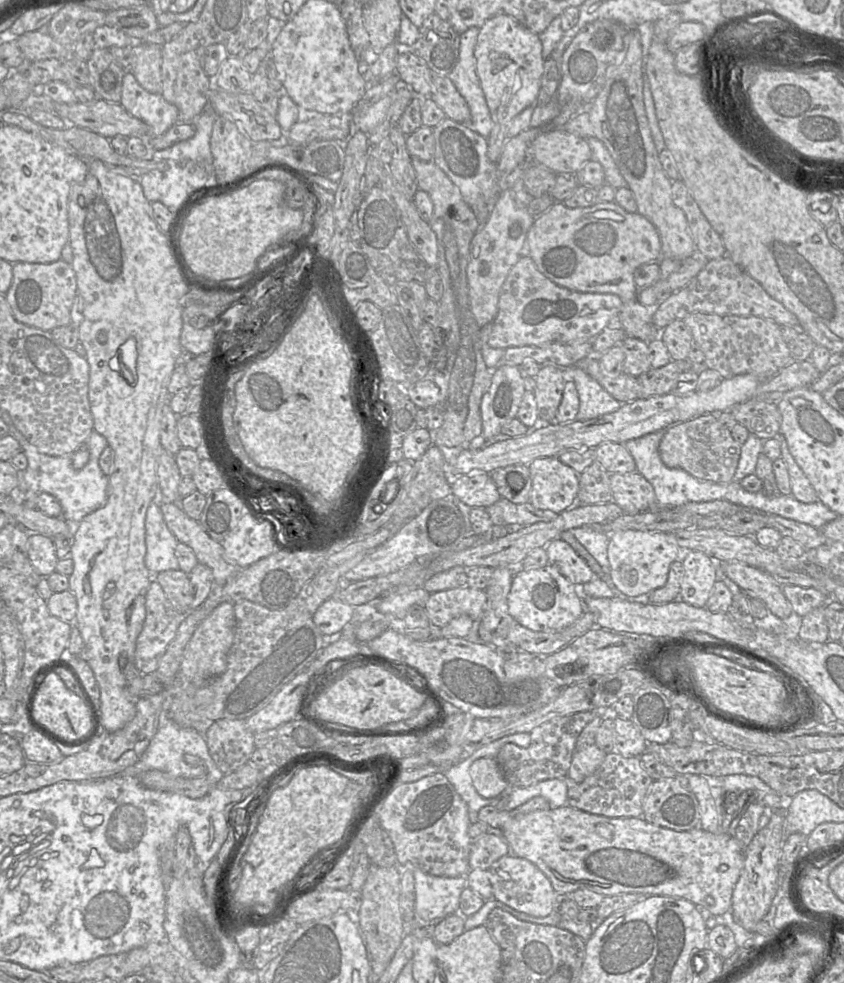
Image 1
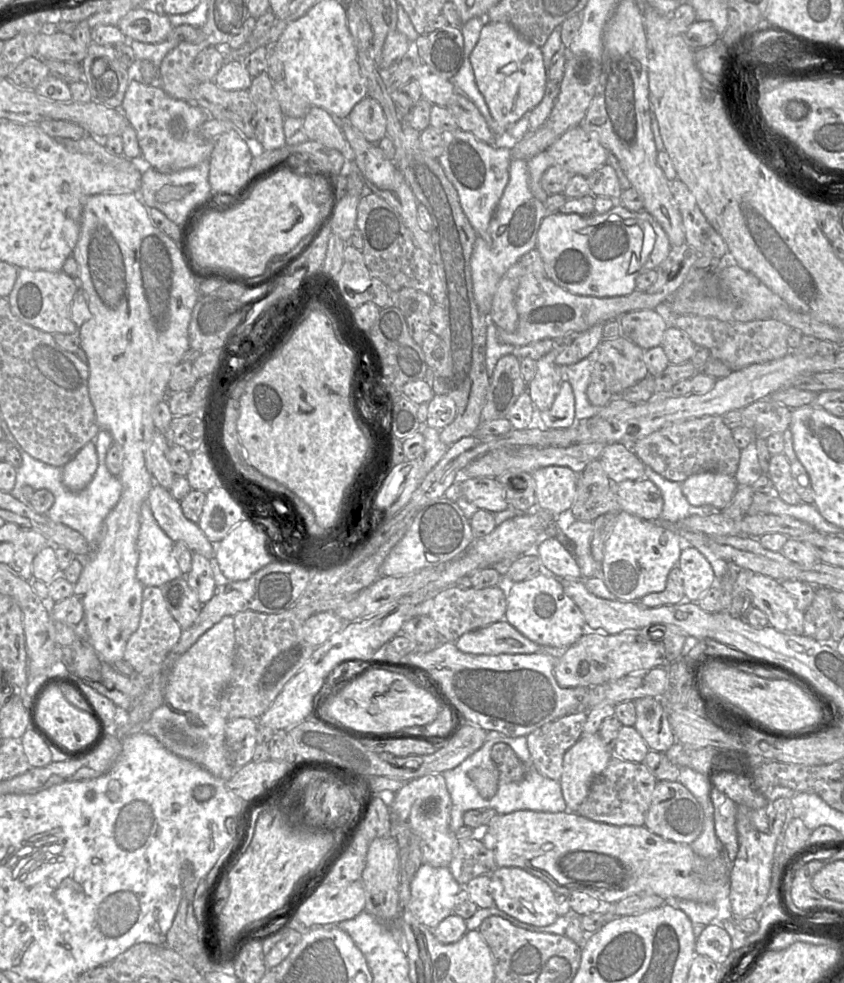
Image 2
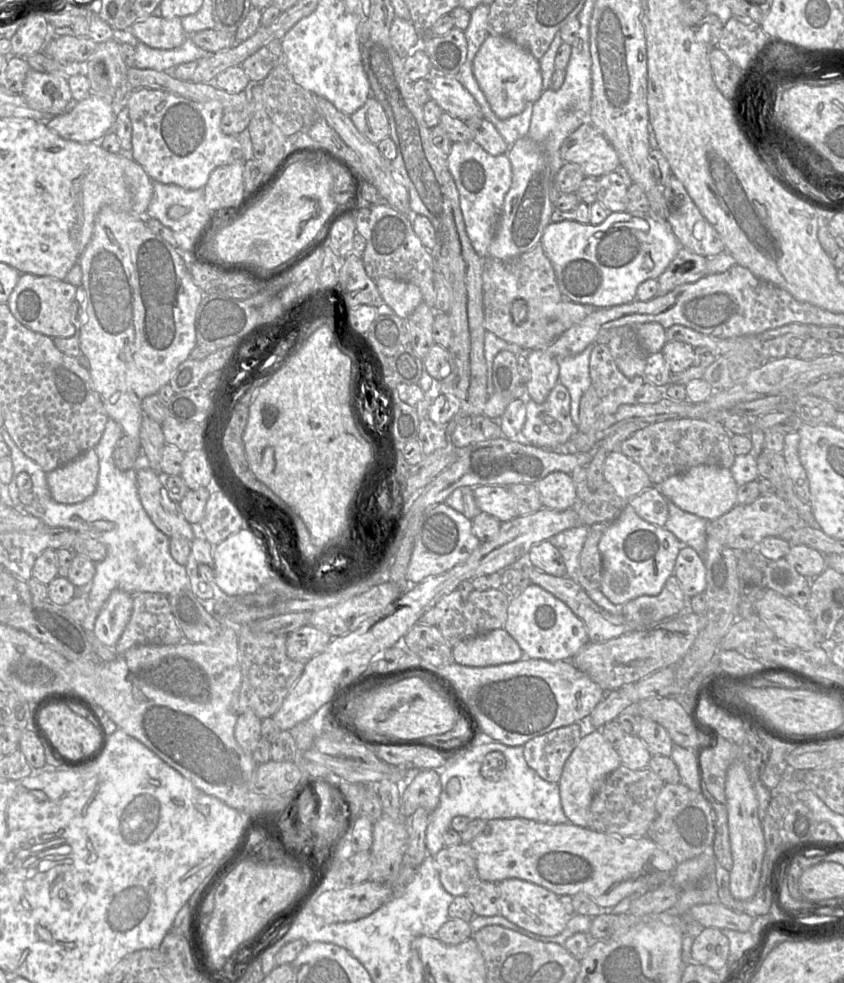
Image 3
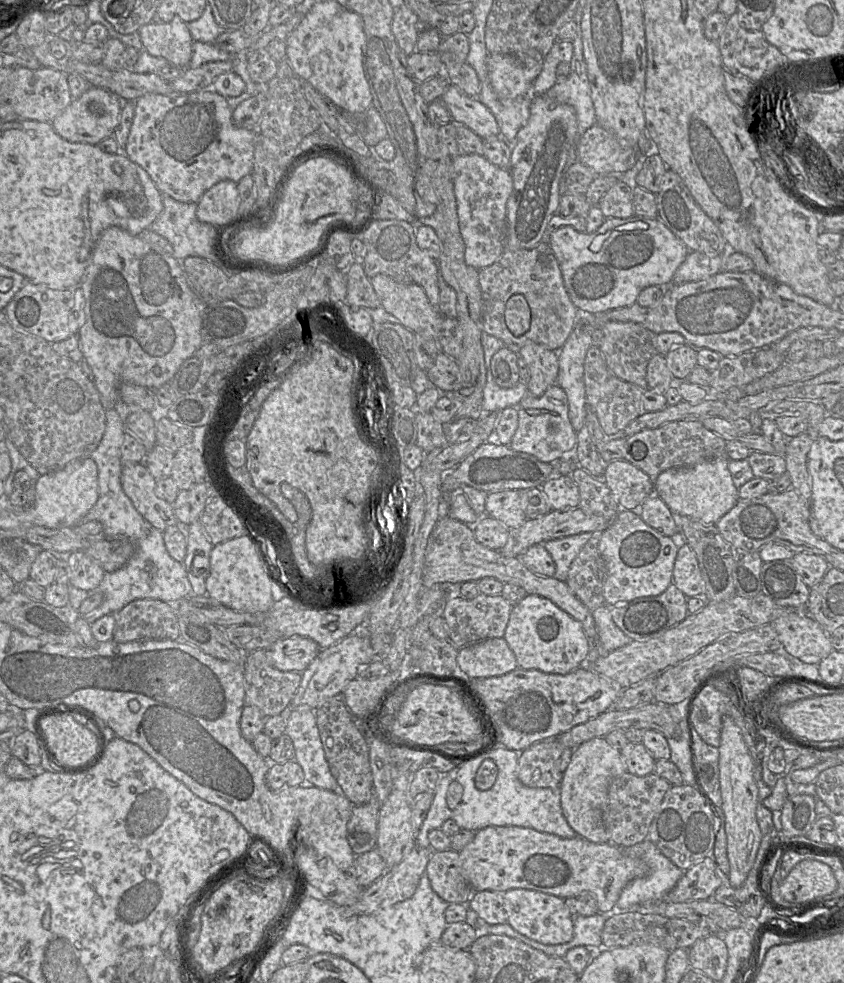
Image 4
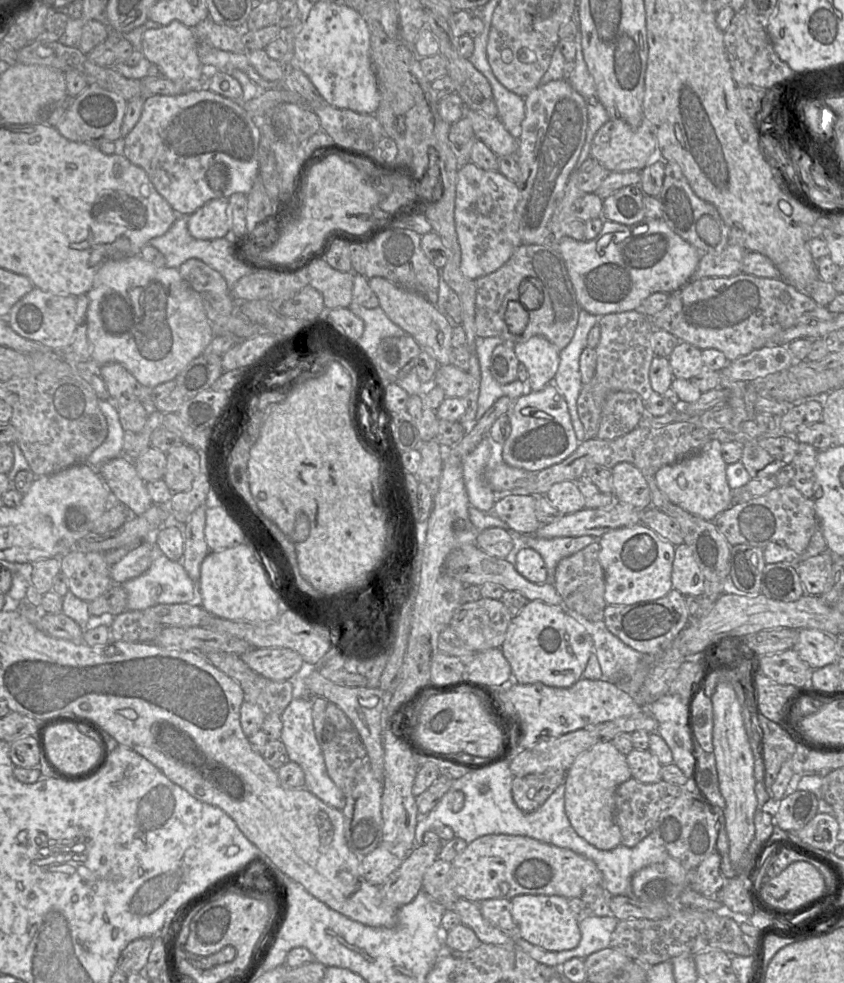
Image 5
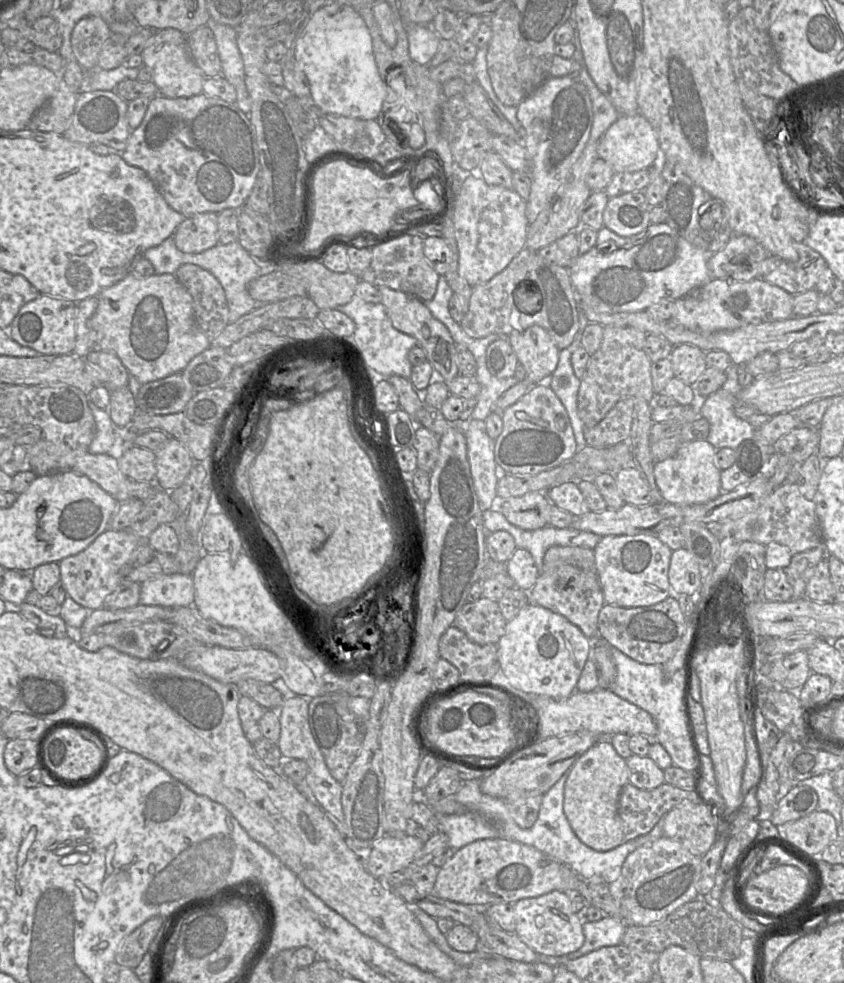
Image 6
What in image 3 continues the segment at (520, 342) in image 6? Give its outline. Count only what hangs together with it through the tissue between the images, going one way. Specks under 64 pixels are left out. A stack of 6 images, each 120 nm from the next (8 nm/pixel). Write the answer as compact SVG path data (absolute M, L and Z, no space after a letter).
M543 348L528 351L527 359L531 377L526 382L526 390L533 401L541 404L546 401L550 391L559 382L559 363Z

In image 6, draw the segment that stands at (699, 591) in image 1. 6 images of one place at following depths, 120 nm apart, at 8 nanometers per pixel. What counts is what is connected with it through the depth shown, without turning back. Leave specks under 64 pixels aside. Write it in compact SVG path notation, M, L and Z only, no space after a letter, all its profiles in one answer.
M686 548L672 552L668 578L671 587L678 594L694 596L701 588L698 564Z

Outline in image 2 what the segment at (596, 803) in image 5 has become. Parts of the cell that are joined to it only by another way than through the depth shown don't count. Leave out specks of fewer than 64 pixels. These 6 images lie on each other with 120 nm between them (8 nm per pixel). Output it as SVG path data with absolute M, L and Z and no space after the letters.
M598 733L583 734L566 751L559 782L569 812L577 813L593 780L606 768L613 754Z

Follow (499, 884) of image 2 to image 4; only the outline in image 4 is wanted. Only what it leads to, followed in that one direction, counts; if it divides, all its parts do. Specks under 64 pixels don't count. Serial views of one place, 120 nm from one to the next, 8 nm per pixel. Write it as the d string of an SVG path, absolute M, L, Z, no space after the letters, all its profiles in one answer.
M522 888L503 893L507 923L518 933L545 945L565 944L574 935L574 918L570 915L563 898Z

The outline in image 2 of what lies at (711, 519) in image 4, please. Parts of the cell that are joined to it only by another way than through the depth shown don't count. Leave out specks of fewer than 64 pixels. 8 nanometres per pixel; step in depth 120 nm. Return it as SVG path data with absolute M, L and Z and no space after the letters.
M709 471L688 477L681 487L691 505L711 505L721 511L731 501L738 484L733 476Z

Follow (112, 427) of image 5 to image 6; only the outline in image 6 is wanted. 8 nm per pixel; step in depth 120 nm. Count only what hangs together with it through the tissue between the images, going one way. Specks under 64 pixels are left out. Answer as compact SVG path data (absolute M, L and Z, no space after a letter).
M89 400L89 407L95 418L97 434L93 439L89 452L91 454L109 454L118 446L119 429L113 423L108 410L101 409Z

